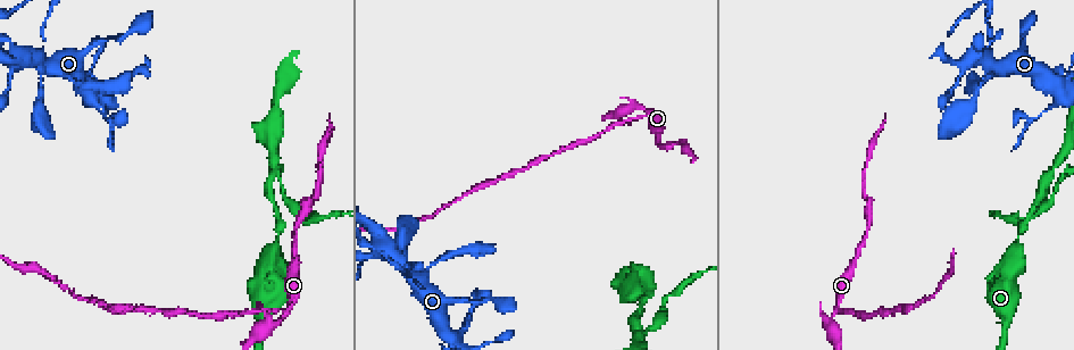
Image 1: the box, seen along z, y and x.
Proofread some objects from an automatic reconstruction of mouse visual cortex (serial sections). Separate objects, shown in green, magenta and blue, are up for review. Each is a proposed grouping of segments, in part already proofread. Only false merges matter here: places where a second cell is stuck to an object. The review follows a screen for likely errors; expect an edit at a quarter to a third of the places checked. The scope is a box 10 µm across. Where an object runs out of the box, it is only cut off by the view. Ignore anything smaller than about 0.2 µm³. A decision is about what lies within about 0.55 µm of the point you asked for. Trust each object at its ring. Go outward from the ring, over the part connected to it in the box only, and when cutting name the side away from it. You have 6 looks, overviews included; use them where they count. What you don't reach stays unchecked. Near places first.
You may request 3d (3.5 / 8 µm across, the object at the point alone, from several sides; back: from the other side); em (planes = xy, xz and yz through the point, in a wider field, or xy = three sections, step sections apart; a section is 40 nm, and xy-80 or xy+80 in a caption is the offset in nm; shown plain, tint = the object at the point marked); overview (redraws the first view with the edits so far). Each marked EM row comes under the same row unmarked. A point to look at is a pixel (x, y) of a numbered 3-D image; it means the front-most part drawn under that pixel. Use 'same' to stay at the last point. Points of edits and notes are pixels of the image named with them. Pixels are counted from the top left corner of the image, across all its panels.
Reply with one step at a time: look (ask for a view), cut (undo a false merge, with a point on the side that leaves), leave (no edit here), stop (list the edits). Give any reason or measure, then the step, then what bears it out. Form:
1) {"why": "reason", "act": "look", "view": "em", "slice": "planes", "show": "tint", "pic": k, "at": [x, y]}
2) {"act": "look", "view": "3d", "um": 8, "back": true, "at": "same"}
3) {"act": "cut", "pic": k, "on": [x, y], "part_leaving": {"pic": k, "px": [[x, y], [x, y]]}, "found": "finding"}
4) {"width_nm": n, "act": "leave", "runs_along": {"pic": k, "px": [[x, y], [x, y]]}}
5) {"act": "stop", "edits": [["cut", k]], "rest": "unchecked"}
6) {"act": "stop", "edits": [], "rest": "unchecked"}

{"why": "sudden change in width", "act": "look", "view": "3d", "um": 3.5, "pic": 1, "at": [643, 111]}

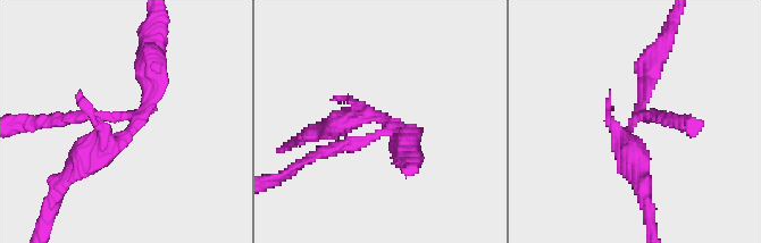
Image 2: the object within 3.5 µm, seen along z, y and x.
{"why": "now the EM", "act": "look", "view": "em", "slice": "xy", "step": 2, "show": "tint", "pic": 2, "at": [384, 119]}

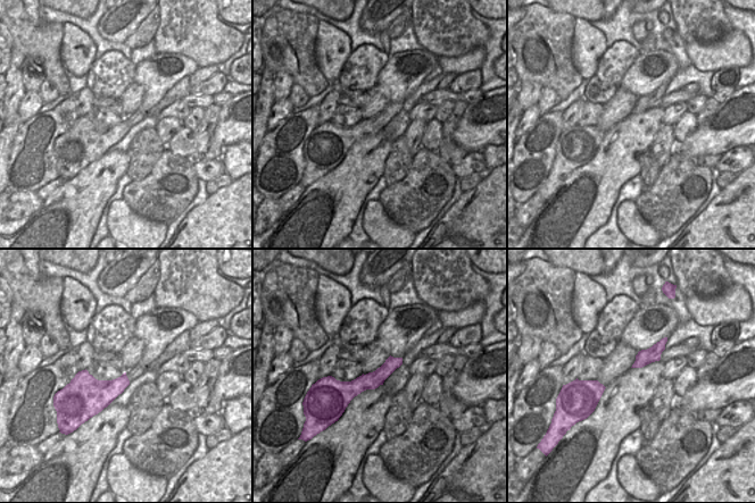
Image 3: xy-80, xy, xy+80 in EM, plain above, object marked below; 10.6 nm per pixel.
{"act": "cut", "pic": 2, "on": [350, 145], "part_leaving": {"pic": 2, "px": [[390, 128], [348, 140], [292, 169]]}, "found": "a second cell is stuck on"}

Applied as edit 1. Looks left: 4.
{"why": "see it whole again", "act": "look", "view": "overview"}

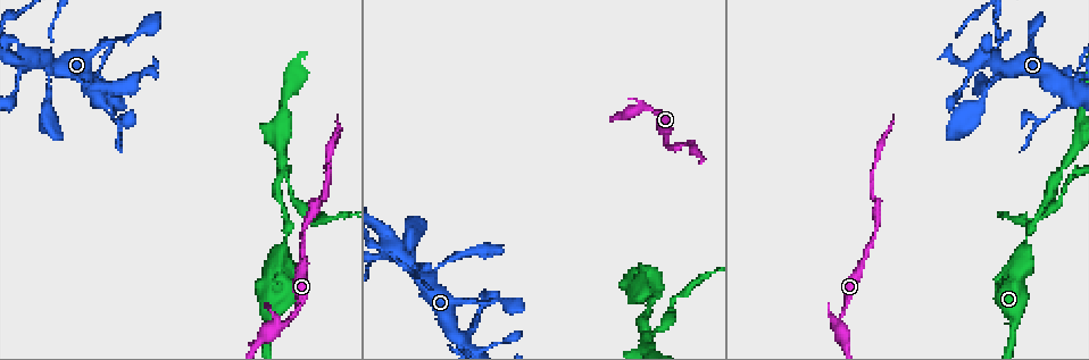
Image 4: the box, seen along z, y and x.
{"why": "narrows sharply", "act": "look", "view": "3d", "um": 8, "pic": 4, "at": [1027, 236]}

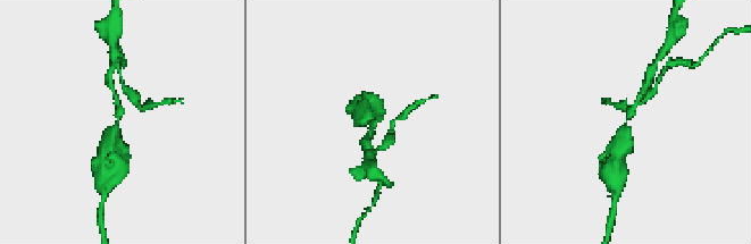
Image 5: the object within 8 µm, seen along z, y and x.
{"why": "zoom in", "act": "look", "view": "3d", "um": 3.5, "at": "same"}

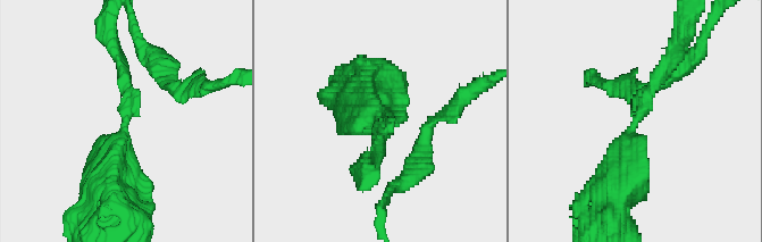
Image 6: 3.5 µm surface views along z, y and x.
{"arm_widths_nm": [200, 350], "why": "need the tissue", "act": "look", "view": "em", "slice": "xy", "step": 1, "show": "tint", "pic": 6, "at": [125, 117]}

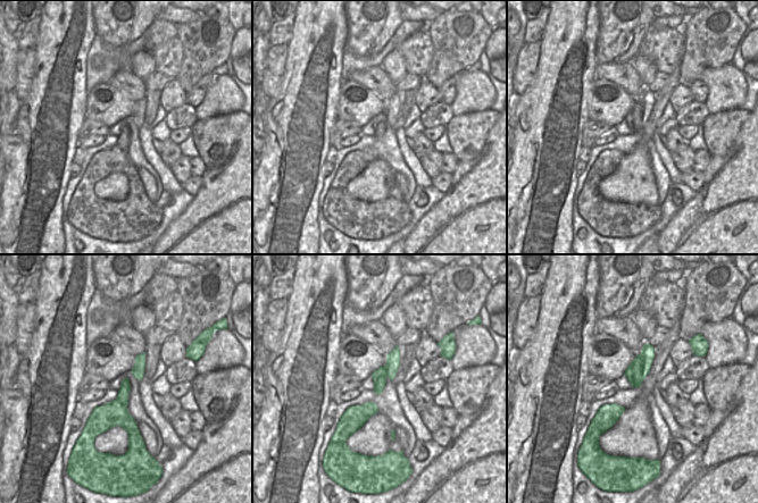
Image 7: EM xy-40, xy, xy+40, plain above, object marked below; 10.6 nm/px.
{"act": "leave", "runs_along": {"pic": 6, "px": [[622, 185], [619, 155], [669, 53]]}, "found": "one cell here"}

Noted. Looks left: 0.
{"act": "stop", "edits": [["cut", 2]], "rest": "unchecked"}

